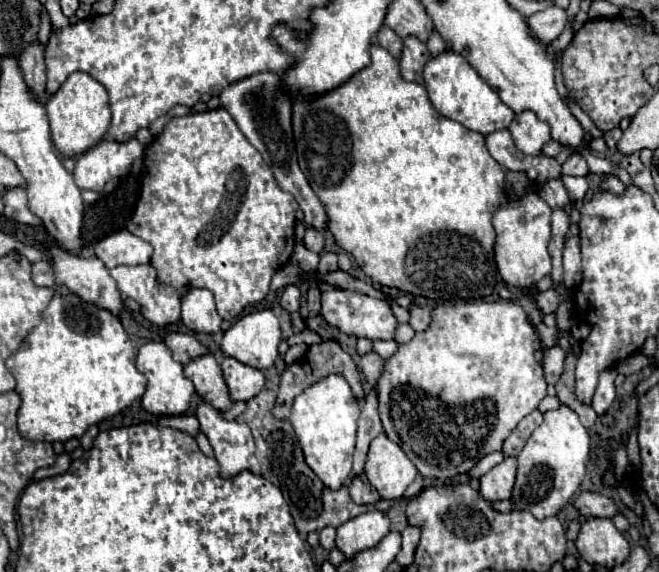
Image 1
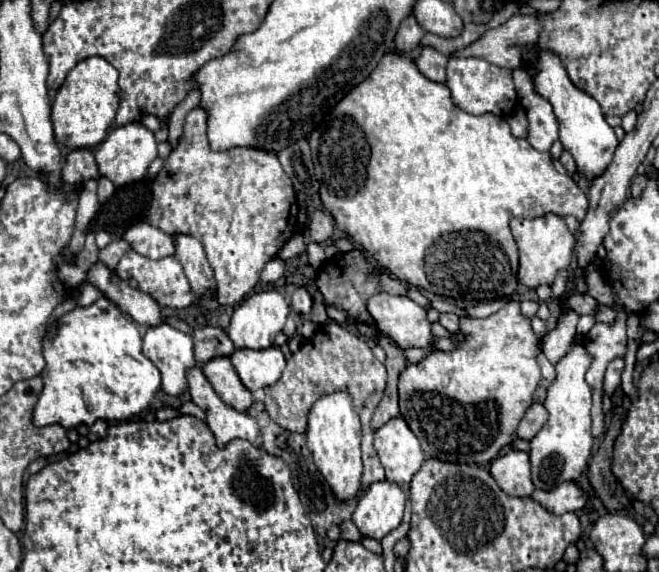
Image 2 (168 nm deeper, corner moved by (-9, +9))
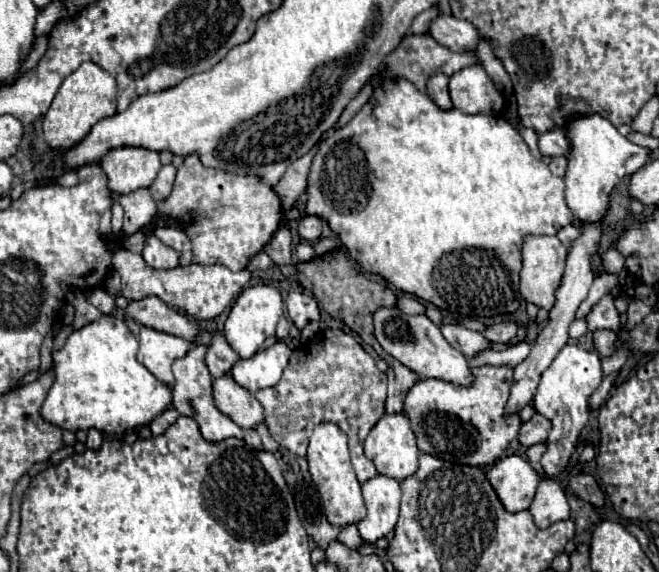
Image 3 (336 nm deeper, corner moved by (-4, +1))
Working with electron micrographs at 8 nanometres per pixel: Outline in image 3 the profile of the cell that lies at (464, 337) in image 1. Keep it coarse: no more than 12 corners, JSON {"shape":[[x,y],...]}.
{"shape":[[473,368],[473,388],[427,378],[403,414],[421,452],[467,466],[501,456],[513,368]]}

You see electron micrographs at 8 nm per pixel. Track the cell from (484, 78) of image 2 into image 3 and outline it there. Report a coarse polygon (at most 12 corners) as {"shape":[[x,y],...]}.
{"shape":[[481,64],[449,78],[453,108],[505,116],[505,100]]}

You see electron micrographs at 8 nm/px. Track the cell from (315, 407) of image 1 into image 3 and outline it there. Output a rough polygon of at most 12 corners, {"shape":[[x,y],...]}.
{"shape":[[337,424],[309,440],[309,472],[333,526],[367,516]]}

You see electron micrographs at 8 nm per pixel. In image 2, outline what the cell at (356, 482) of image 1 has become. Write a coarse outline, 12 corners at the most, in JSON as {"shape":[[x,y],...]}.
{"shape":[[330,322],[264,388],[270,418],[304,432],[310,404],[350,392],[362,420],[362,484],[384,480],[370,416],[386,368]]}

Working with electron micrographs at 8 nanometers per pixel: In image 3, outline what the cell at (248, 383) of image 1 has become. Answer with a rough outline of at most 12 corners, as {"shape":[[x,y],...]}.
{"shape":[[283,340],[239,360],[231,374],[249,392],[275,386],[293,350]]}

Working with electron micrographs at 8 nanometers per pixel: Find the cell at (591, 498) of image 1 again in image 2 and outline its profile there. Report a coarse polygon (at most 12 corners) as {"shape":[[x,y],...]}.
{"shape":[[576,482],[530,498],[554,514],[580,510],[588,494]]}

